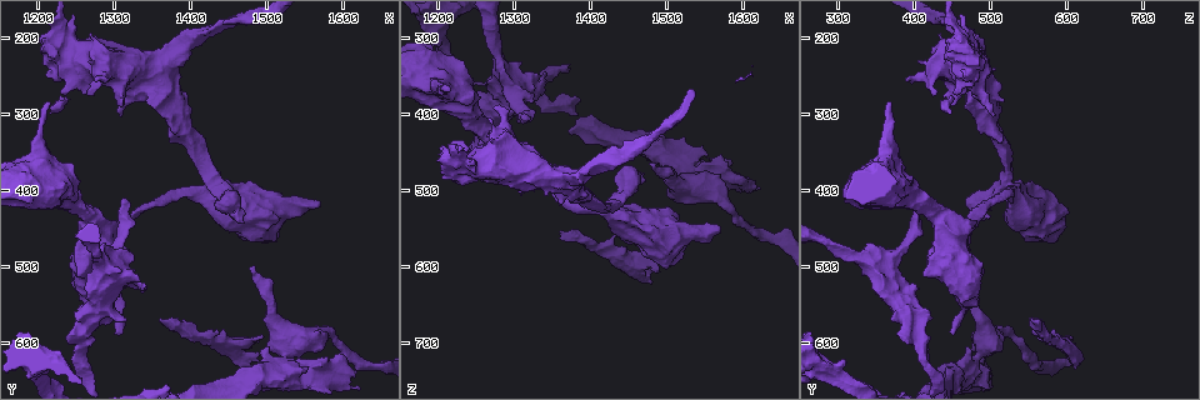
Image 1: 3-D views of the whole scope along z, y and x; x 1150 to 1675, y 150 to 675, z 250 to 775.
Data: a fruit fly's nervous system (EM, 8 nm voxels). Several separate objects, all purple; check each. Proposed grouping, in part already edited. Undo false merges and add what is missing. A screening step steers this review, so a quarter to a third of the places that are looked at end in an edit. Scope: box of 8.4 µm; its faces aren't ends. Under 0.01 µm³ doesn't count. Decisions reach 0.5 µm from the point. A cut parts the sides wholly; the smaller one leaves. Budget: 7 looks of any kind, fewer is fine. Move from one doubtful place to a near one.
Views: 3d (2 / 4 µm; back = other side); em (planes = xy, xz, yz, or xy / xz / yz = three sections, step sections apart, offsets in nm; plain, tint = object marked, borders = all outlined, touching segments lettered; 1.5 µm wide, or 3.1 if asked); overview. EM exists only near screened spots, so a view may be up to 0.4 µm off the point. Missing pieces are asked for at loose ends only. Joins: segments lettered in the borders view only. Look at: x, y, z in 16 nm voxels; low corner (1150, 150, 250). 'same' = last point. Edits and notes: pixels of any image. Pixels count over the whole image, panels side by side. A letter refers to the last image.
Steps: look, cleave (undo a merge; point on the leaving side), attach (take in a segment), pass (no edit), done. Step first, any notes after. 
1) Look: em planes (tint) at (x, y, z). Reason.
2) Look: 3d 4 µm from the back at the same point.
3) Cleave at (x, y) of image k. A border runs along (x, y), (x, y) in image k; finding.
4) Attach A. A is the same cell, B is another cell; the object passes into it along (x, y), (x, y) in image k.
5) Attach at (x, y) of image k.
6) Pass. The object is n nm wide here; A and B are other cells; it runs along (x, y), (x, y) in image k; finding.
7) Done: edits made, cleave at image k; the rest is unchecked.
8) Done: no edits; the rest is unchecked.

Look: em planes (tint) at (1285, 465, 340). An open end.

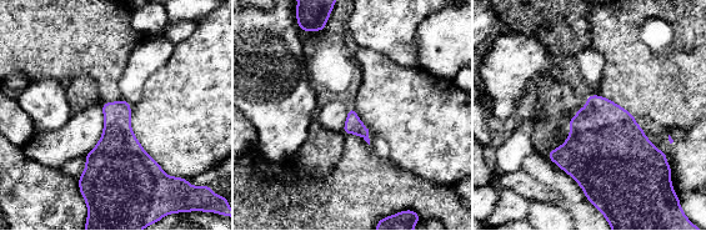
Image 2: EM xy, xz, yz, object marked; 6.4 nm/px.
Look: em planes (borders) at the same point.

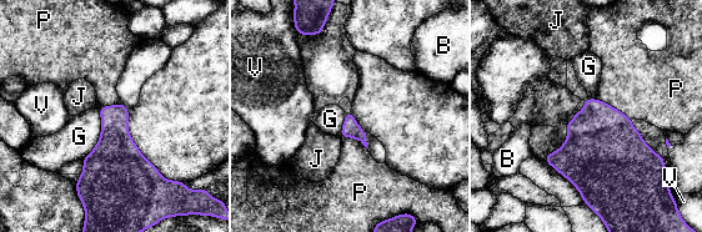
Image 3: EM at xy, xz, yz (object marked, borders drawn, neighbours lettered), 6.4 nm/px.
Pass. B, G, J, P and V are other cells; a border runs along (99, 109), (100, 137), (83, 160) in image 3; no lettered segment goes on from it.

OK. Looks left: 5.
Look: em planes (plain) at (1365, 565, 555).

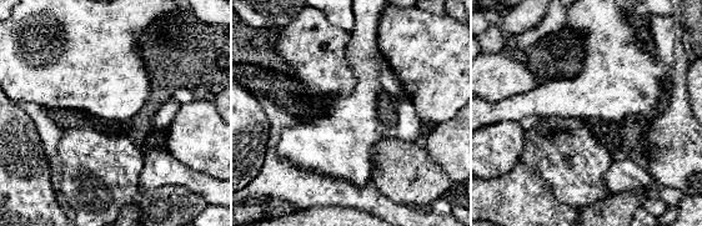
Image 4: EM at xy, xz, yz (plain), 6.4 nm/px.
Look: em planes (borders) at the same point. What lies round it.

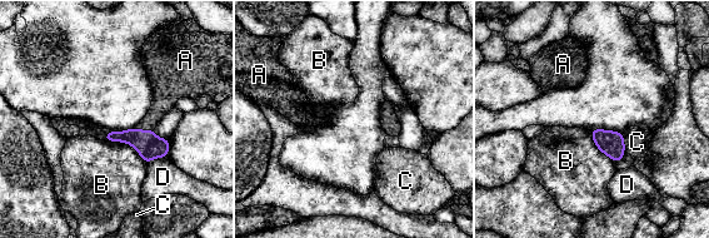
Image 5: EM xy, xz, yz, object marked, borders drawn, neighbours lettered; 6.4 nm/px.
Attach A. The object is 110 nm wide here; A is the same cell, B, C and D are other cells; the object passes into it along (145, 142), (144, 130), (165, 98) in image 5; it goes on there.

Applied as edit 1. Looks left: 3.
Done: edits made, attach at image 5; the rest is unchecked.

